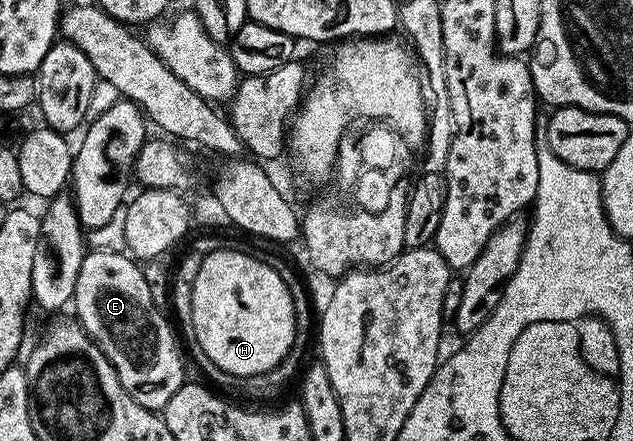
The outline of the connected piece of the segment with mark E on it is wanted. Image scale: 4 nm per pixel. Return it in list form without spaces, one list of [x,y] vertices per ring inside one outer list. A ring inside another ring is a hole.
[[[85,252],[82,271],[78,271],[74,306],[76,305],[76,313],[80,316],[79,324],[92,338],[93,343],[103,351],[106,359],[110,359],[114,371],[118,371],[118,379],[122,387],[126,387],[129,395],[142,407],[162,411],[166,403],[170,403],[170,399],[174,399],[174,395],[186,383],[184,357],[180,354],[181,342],[170,321],[168,326],[167,319],[160,314],[163,312],[154,303],[150,295],[150,287],[144,278],[144,269],[123,252],[93,252]]]

